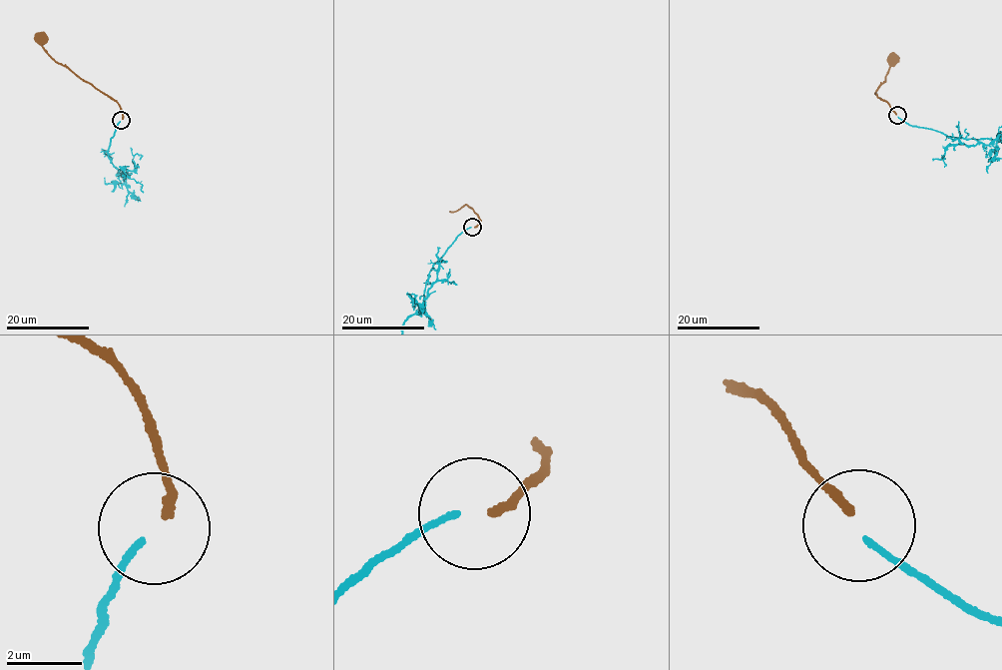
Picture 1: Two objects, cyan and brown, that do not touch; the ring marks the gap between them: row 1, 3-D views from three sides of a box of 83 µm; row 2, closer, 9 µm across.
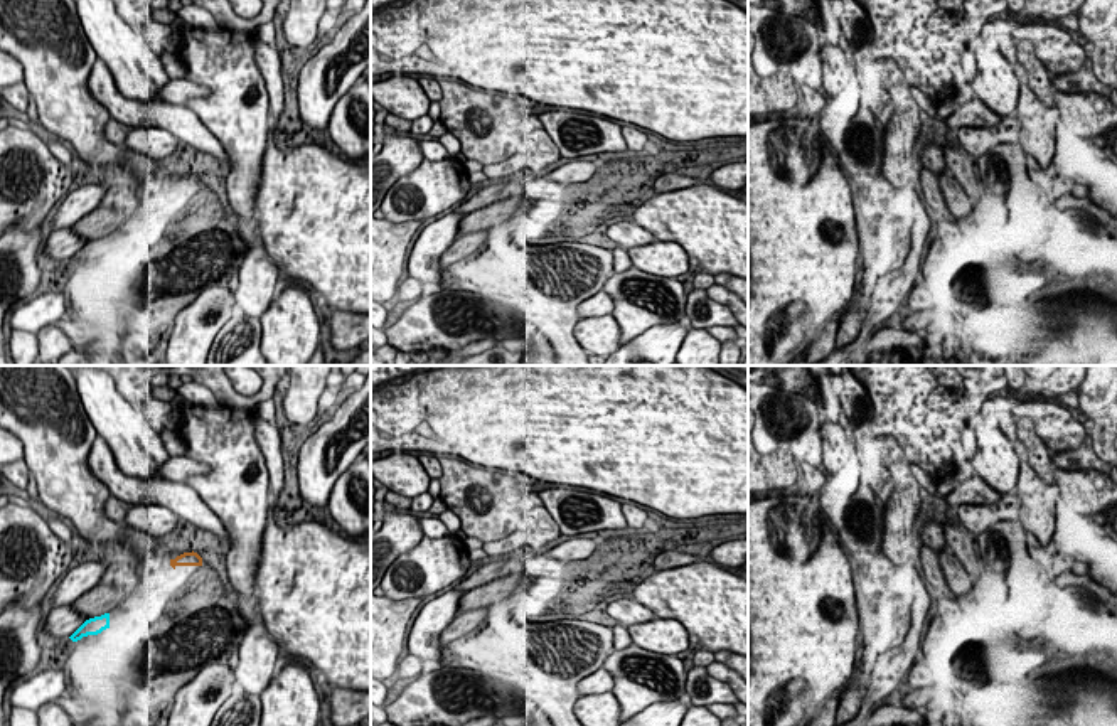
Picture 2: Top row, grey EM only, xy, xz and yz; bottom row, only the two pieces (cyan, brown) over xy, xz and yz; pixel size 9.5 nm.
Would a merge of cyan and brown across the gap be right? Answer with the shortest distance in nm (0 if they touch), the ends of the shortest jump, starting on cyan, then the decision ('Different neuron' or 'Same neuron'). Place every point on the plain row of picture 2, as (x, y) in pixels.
Distance 750 nm. Across: xy (108, 236), (171, 187). Different neuron

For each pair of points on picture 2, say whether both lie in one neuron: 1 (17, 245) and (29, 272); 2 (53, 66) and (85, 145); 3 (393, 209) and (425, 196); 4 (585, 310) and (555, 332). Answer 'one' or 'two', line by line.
1: one
2: one
3: one
4: two

